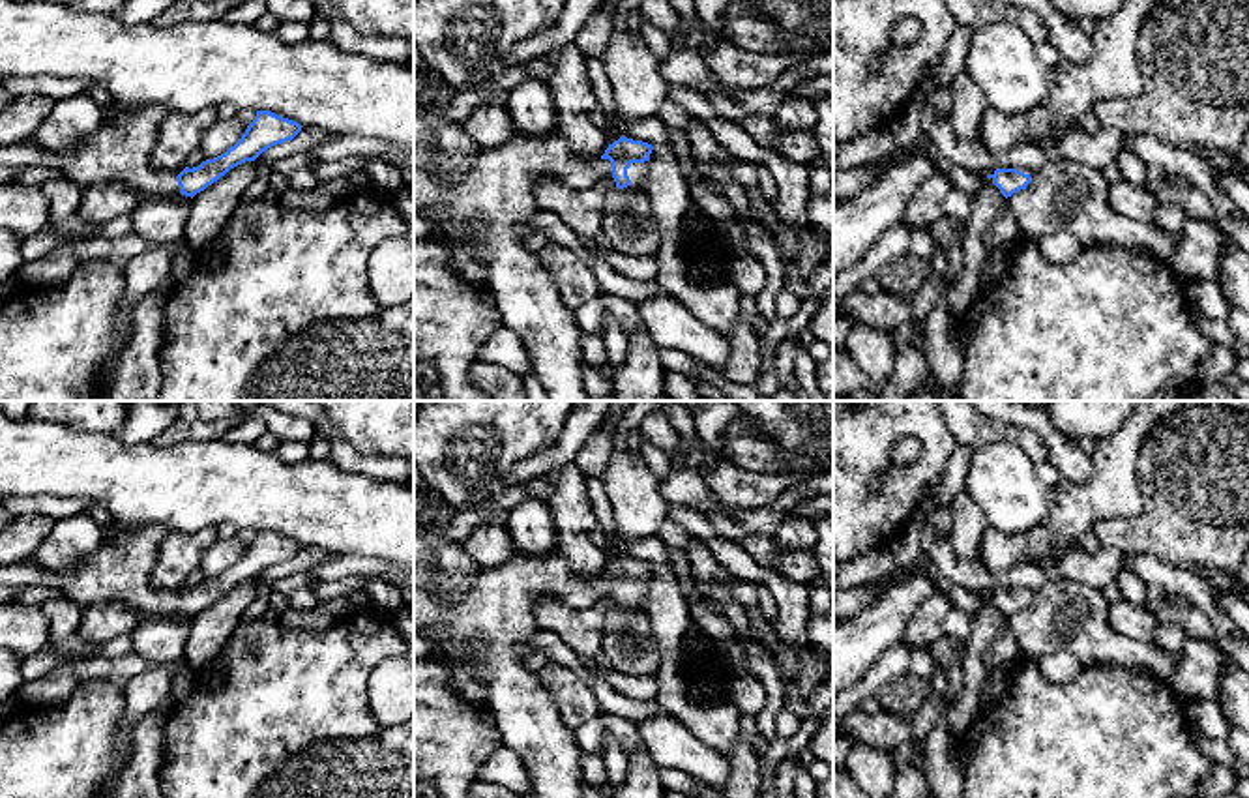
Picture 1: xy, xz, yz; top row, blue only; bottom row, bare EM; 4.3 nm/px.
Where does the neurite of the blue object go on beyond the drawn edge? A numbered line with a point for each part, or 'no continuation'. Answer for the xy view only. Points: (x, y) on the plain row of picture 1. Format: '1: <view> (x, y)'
1: xy (118, 570)

